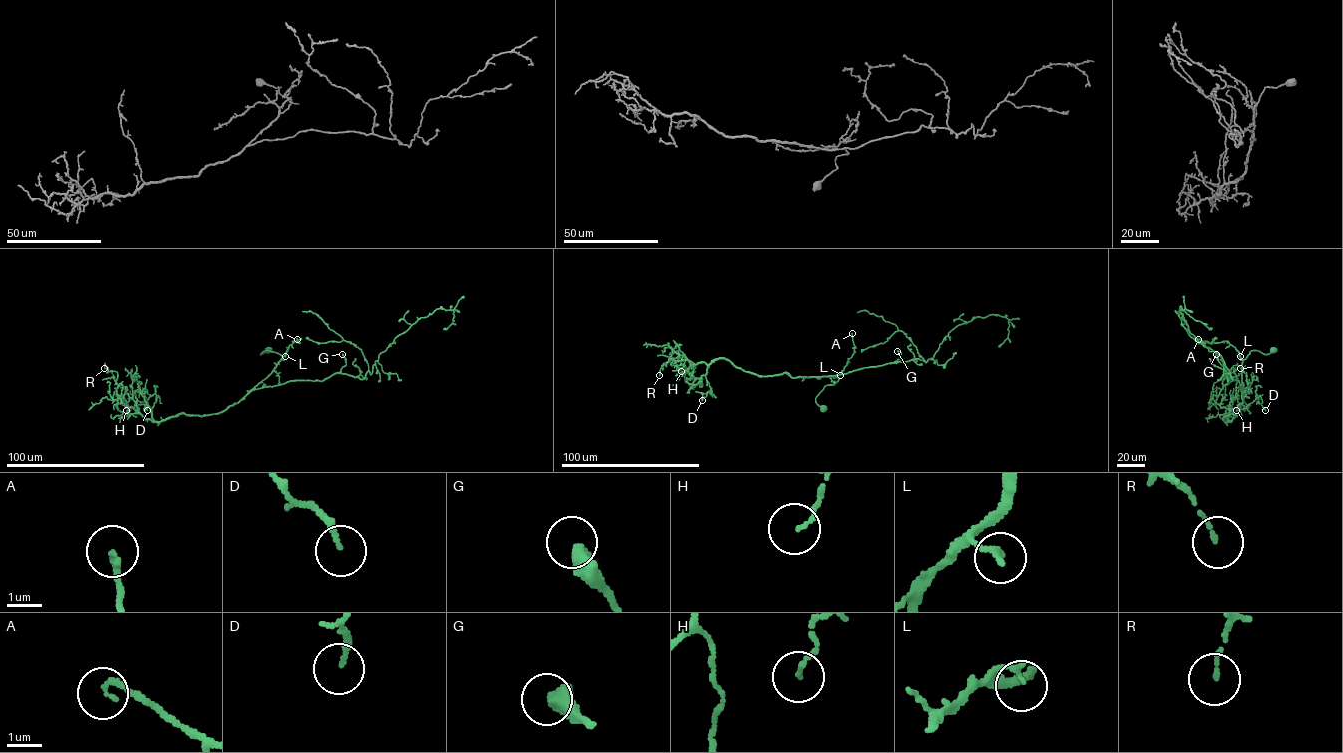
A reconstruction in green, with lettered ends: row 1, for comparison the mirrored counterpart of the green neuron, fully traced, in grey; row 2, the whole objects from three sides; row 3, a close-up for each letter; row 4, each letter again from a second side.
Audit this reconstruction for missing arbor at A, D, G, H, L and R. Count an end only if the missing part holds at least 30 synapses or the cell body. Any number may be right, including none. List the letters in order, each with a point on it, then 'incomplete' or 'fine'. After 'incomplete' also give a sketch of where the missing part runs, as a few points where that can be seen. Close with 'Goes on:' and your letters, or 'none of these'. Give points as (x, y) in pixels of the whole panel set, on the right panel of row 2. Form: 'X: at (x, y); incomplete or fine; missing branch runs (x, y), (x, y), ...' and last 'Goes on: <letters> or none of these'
A: at (1198, 339); fine
D: at (1265, 410); fine
G: at (1216, 354); fine
H: at (1236, 410); fine
L: at (1240, 356); fine
R: at (1240, 368); fine
Goes on: none of these

